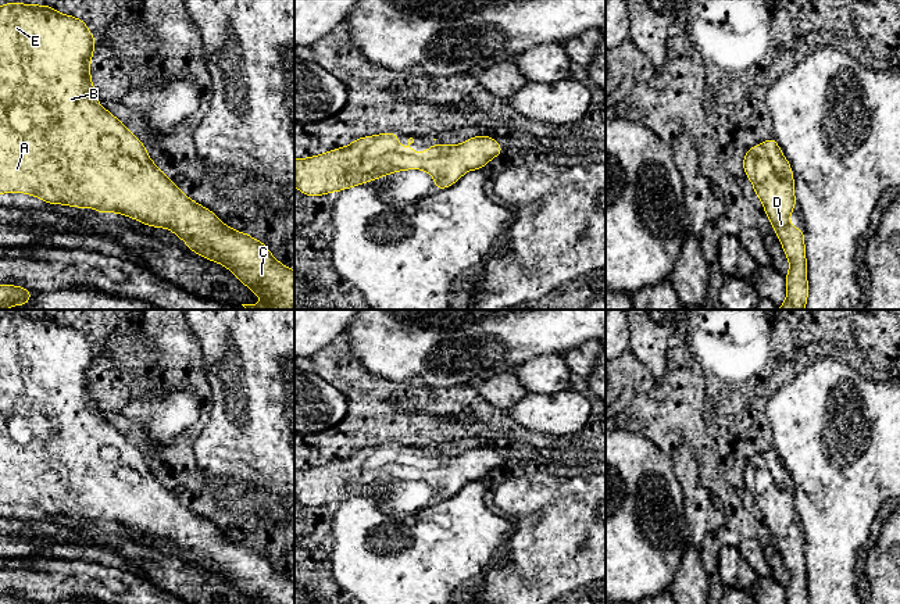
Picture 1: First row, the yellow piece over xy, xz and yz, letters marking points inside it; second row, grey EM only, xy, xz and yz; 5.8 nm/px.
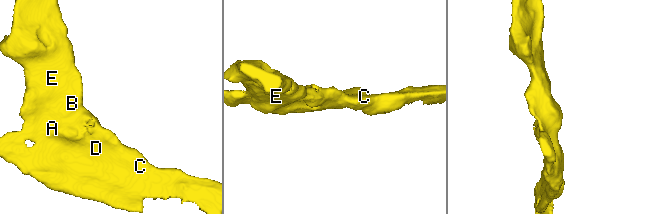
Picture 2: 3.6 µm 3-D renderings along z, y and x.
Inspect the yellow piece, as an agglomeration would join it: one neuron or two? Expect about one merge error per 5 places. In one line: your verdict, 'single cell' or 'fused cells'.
single cell

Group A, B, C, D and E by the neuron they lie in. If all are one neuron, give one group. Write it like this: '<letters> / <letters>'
A B C D E

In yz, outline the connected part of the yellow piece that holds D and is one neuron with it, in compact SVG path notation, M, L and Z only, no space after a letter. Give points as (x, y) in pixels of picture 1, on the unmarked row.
M774 447L746 462L743 480L754 497L754 504L762 512L764 523L790 573L785 586L788 604L808 604L804 542L793 539L789 532L797 517L794 490L792 478Z

